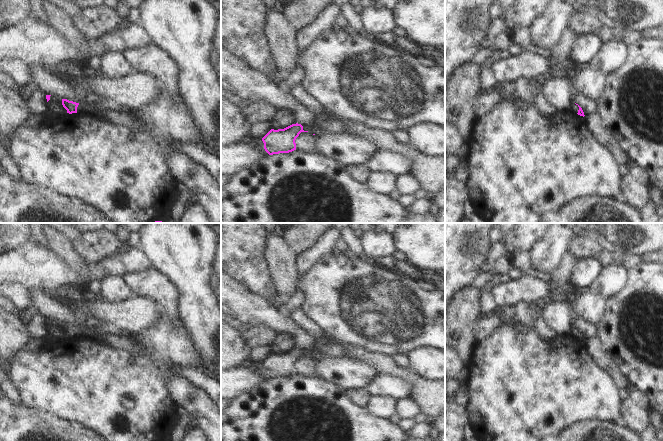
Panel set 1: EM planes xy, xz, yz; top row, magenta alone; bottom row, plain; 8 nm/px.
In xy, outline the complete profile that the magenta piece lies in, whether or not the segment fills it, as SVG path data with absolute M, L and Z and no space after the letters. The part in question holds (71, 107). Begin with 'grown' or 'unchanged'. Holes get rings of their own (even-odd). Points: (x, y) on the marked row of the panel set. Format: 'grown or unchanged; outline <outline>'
grown; outline M62 99L62 105L67 110L67 113L85 113L85 114L92 114L97 115L101 118L104 118L101 113L103 110L101 110L95 102L90 101L82 101L81 103L76 103L73 101L69 101L67 99Z

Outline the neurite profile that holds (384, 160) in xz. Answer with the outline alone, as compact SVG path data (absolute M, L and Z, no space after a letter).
M377 150L366 164L373 172L391 172L399 176L412 174L411 160L389 150Z

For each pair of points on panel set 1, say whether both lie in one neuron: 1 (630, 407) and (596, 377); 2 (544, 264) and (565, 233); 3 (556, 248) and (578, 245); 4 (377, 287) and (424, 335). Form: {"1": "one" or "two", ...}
{"1": "two", "2": "one", "3": "two", "4": "one"}

